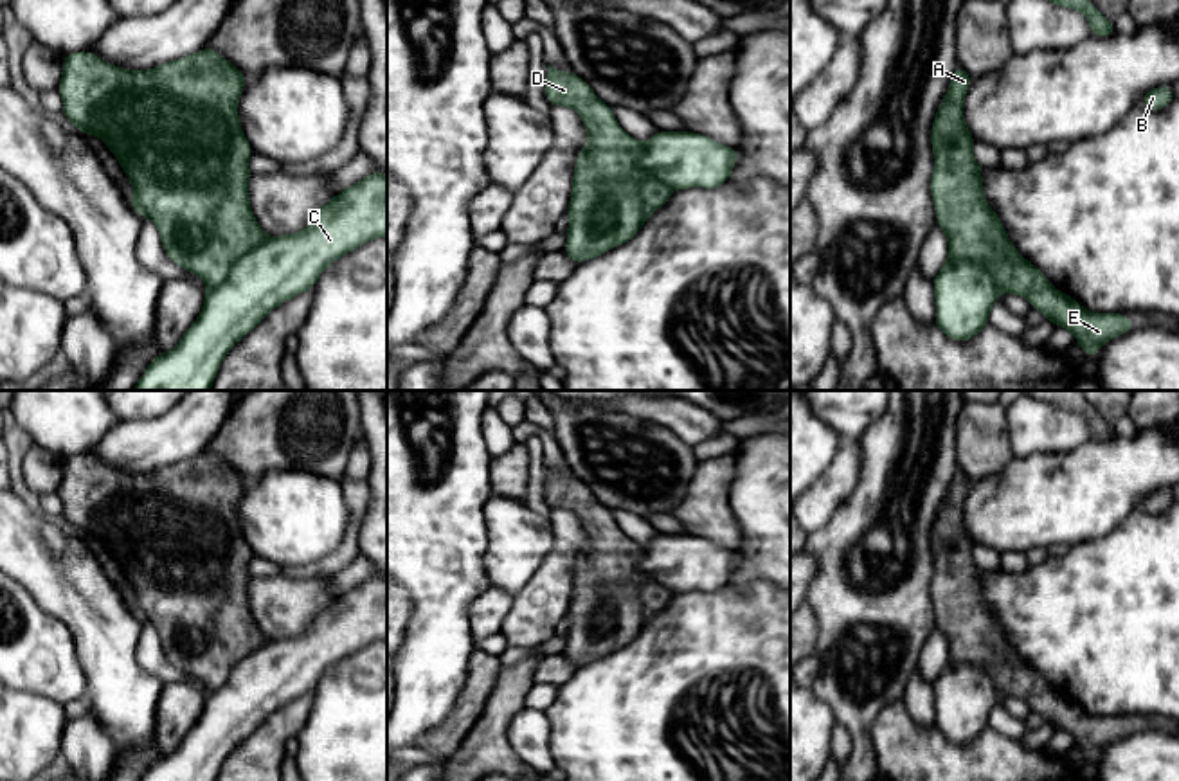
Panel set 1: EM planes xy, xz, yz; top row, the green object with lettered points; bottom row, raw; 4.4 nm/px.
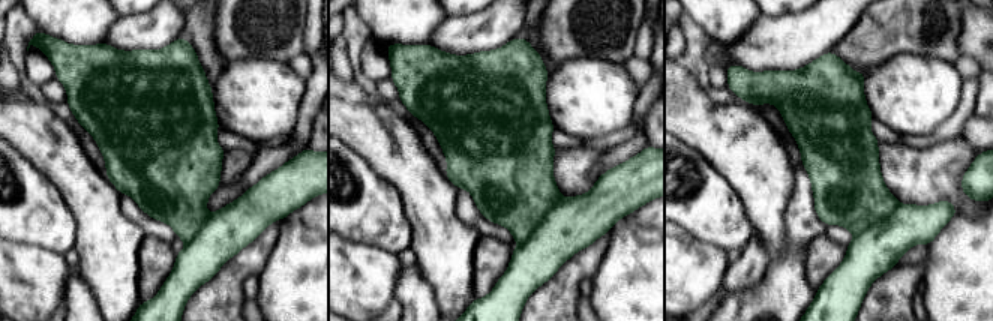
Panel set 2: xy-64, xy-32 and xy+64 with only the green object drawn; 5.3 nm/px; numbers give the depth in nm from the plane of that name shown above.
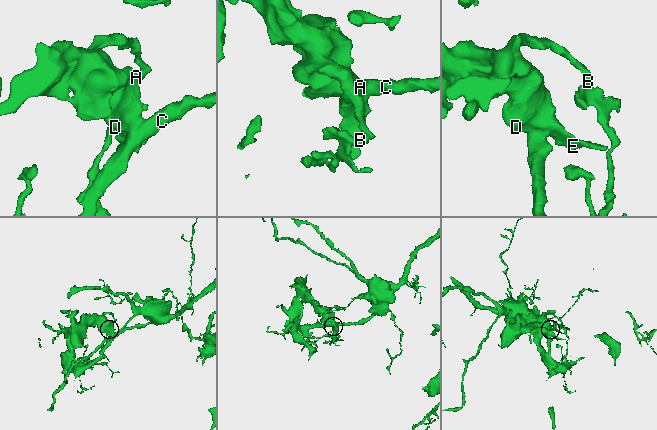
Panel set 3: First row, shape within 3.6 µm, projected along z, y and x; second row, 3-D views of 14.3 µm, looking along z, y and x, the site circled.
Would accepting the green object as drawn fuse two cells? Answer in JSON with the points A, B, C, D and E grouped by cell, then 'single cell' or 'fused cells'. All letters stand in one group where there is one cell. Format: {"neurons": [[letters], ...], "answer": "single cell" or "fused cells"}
{"neurons": [["A", "B", "D", "E"], ["C"]], "answer": "fused cells"}

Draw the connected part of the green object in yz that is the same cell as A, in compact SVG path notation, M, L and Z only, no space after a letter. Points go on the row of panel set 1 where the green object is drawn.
M958 65L932 121L931 194L938 225L949 239L945 265L981 265L1003 293L1022 295L1044 320L1069 329L1085 356L1094 356L1105 342L1132 331L1134 322L1121 313L1085 310L1073 297L1055 290L1046 274L1013 247L985 198L983 169L974 160L976 140L963 117L970 83L972 77Z

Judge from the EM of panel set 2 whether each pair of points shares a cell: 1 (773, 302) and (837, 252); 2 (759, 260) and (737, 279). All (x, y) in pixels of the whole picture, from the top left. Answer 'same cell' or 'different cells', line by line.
1: different cells
2: same cell

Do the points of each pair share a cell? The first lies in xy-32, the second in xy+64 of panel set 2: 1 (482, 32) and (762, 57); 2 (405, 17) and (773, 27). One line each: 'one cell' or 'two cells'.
1: one cell
2: two cells

